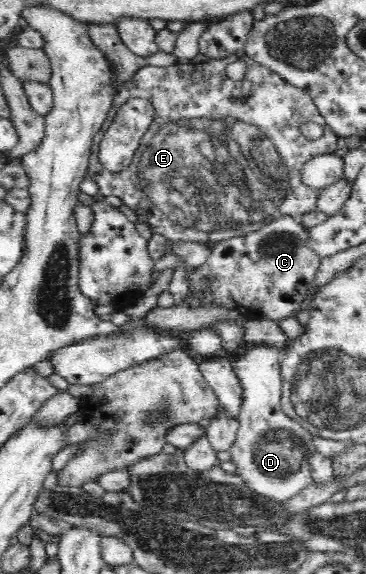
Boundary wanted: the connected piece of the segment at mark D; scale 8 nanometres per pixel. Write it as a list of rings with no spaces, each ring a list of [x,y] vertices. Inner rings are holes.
[[[266,344],[256,345],[255,347],[244,348],[233,358],[233,367],[236,376],[240,379],[244,402],[242,402],[242,412],[238,416],[239,428],[236,430],[236,438],[232,448],[228,448],[228,460],[232,460],[232,468],[236,468],[233,475],[239,476],[247,486],[247,490],[274,500],[275,502],[286,502],[294,495],[306,488],[310,480],[294,480],[292,474],[298,472],[300,462],[308,460],[310,456],[316,454],[317,450],[312,444],[312,432],[298,424],[295,420],[288,418],[281,405],[281,364],[278,362],[280,354],[284,349]]]

